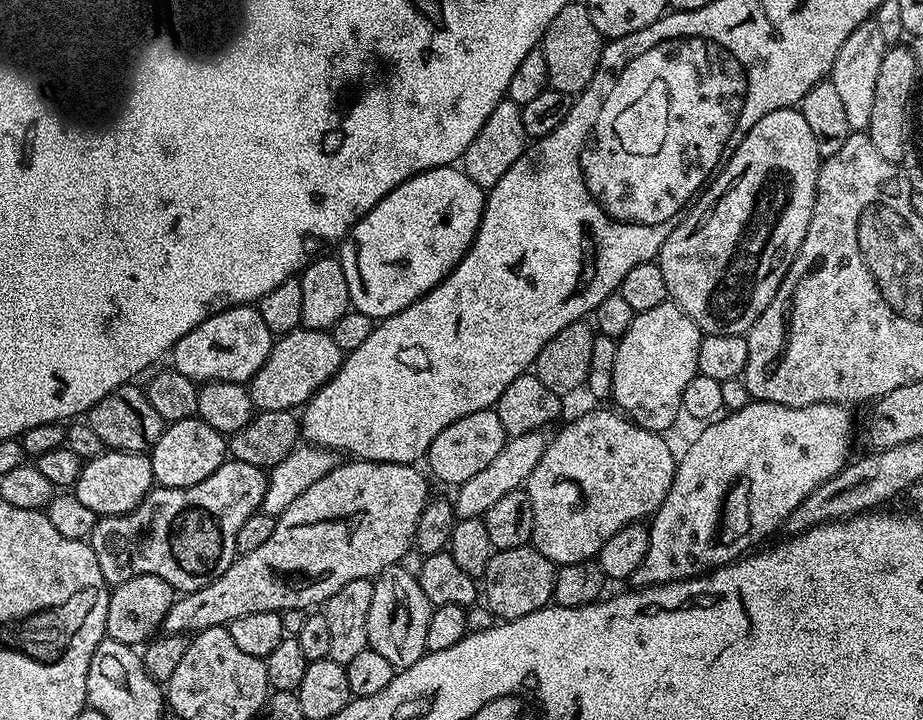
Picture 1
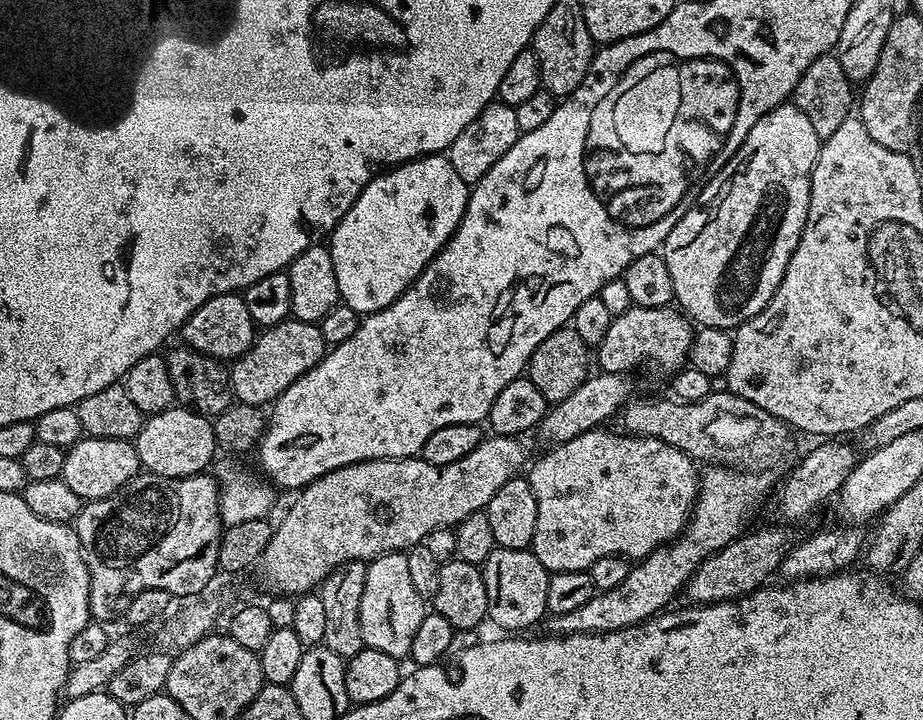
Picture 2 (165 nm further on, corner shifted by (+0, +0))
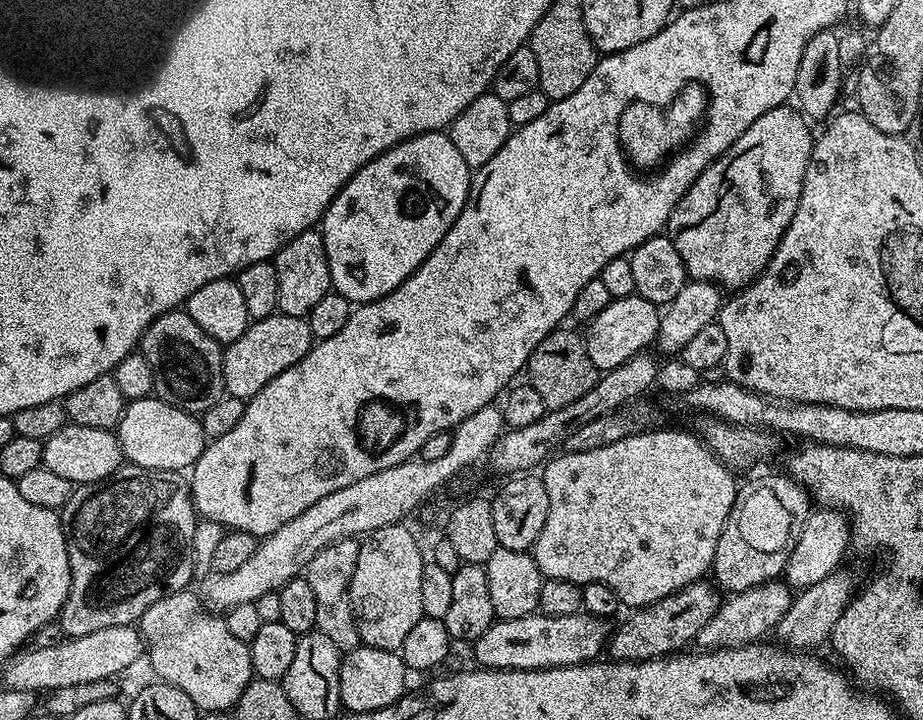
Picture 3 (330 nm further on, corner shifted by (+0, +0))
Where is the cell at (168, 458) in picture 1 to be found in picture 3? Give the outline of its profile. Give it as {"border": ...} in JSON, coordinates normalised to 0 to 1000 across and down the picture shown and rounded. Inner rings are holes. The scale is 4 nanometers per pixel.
{"border":[[[168,549],[138,557],[124,599],[138,643],[166,650],[169,656],[198,657],[207,651],[223,621],[223,607],[216,582],[202,569],[193,569],[193,564],[184,564],[169,554]]]}

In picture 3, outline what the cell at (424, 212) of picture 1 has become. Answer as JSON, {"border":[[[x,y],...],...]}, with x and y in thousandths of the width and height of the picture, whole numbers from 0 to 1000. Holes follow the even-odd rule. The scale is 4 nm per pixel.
{"border":[[[480,182],[446,189],[397,225],[351,294],[349,326],[361,401],[382,424],[426,406],[492,314],[507,279],[511,246],[505,219]]]}

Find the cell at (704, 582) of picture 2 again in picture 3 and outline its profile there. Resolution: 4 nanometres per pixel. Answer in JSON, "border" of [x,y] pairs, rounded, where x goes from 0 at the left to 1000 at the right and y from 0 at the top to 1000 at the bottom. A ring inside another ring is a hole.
{"border":[[[766,804],[744,811],[739,819],[717,831],[699,844],[688,846],[659,885],[657,906],[664,918],[714,917],[744,901],[753,890],[756,875],[774,858],[782,838],[781,824],[775,810]]]}

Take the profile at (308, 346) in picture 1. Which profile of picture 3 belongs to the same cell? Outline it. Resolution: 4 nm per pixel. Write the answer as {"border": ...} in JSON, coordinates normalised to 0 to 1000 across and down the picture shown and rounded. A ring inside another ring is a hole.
{"border":[[[300,436],[273,444],[262,469],[243,483],[243,543],[248,550],[268,557],[284,542],[306,514],[314,514],[338,485],[336,453],[328,439]]]}

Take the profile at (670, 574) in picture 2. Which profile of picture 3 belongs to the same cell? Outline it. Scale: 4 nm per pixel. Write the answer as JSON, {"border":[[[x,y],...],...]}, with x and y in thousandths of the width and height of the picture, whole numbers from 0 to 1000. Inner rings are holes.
{"border":[[[632,847],[608,856],[577,853],[551,861],[538,860],[510,900],[519,926],[535,931],[583,931],[636,922],[645,918],[649,906],[655,904],[661,882],[659,867],[658,860]]]}

